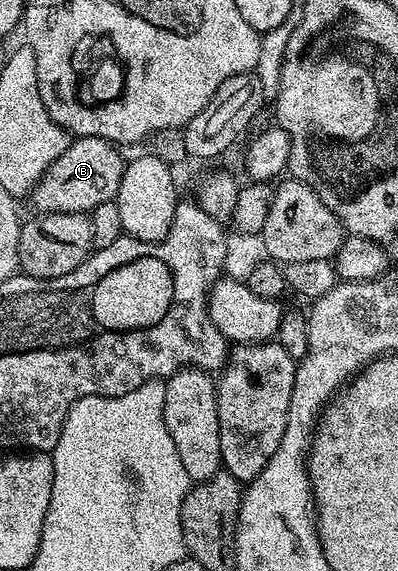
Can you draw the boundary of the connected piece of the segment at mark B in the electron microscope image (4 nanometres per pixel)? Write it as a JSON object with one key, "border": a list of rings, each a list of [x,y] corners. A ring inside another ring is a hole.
{"border":[[[74,138],[66,150],[42,173],[40,180],[28,195],[28,201],[35,206],[38,214],[86,214],[100,204],[115,201],[118,197],[124,158],[118,155],[119,147],[103,138]]]}

